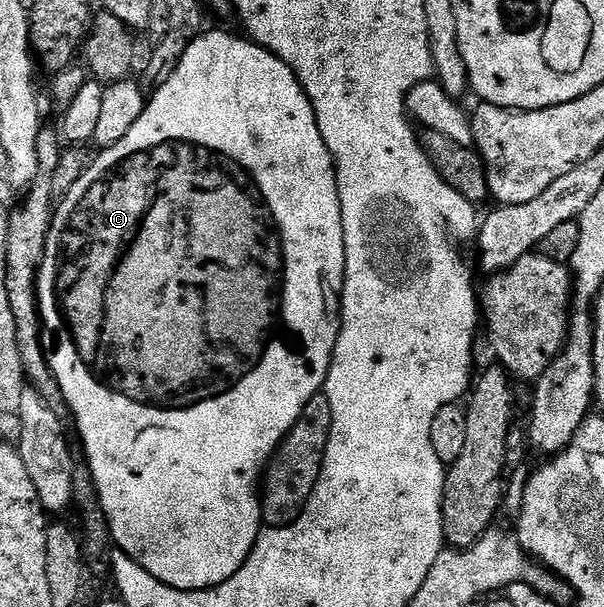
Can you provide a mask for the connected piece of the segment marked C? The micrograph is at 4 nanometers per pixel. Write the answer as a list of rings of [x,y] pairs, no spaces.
[[[202,32],[187,47],[181,65],[175,67],[172,81],[156,90],[157,97],[150,96],[147,101],[147,111],[133,129],[127,132],[122,144],[113,145],[102,152],[101,161],[90,160],[89,170],[79,179],[77,188],[68,197],[56,202],[55,212],[49,222],[49,233],[45,236],[45,254],[41,259],[41,268],[37,270],[37,307],[41,311],[41,346],[45,348],[45,359],[49,362],[51,371],[63,391],[65,401],[69,404],[72,420],[77,420],[77,429],[81,432],[79,438],[83,446],[84,459],[93,473],[93,481],[97,485],[103,511],[109,521],[109,533],[112,544],[122,549],[131,560],[139,563],[155,579],[167,583],[176,589],[210,589],[221,585],[251,555],[257,537],[263,532],[261,520],[261,498],[259,482],[270,464],[271,458],[278,452],[285,436],[295,427],[299,415],[303,415],[303,407],[313,397],[318,396],[325,388],[325,380],[333,365],[335,343],[341,330],[341,289],[345,286],[345,240],[343,239],[343,211],[339,201],[337,186],[337,169],[333,166],[331,151],[327,151],[327,143],[323,143],[323,135],[319,135],[319,123],[315,119],[315,111],[299,83],[299,79],[273,53],[268,53],[261,45],[244,36],[236,37],[233,33]]]

